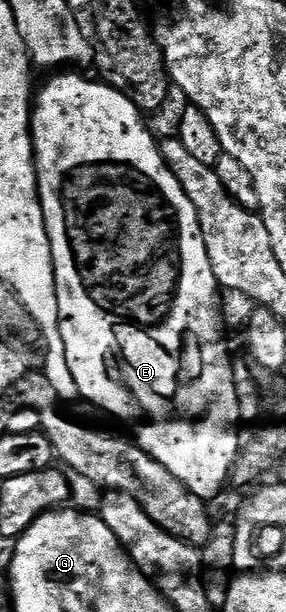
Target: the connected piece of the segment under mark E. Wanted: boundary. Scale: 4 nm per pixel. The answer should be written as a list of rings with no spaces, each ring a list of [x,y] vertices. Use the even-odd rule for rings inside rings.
[[[55,72],[50,75],[52,77],[44,84],[43,87],[38,87],[37,93],[33,98],[33,109],[31,112],[31,143],[35,149],[35,171],[37,172],[37,184],[39,185],[39,199],[41,200],[41,212],[45,216],[45,228],[49,236],[49,248],[53,252],[53,268],[55,269],[55,287],[57,288],[57,308],[59,309],[59,327],[61,328],[61,340],[65,344],[65,360],[67,361],[65,370],[70,378],[77,380],[77,388],[79,389],[79,398],[86,400],[90,405],[100,409],[104,414],[112,419],[120,418],[123,422],[128,422],[131,425],[133,441],[136,446],[139,446],[146,454],[153,456],[153,460],[157,460],[157,464],[161,464],[165,468],[169,468],[169,472],[173,472],[173,476],[177,476],[177,480],[181,480],[185,484],[185,488],[189,488],[189,492],[193,492],[198,498],[204,500],[212,500],[223,490],[223,485],[228,485],[231,477],[231,470],[235,467],[235,461],[239,455],[241,445],[241,434],[239,438],[239,427],[241,421],[239,419],[238,396],[237,388],[234,382],[233,355],[227,351],[227,346],[223,343],[223,318],[219,315],[219,294],[221,295],[221,287],[219,282],[213,276],[211,265],[209,264],[209,252],[205,248],[205,240],[201,232],[201,224],[197,220],[197,208],[193,208],[193,203],[189,201],[189,196],[185,196],[185,188],[181,188],[181,184],[177,180],[177,176],[173,176],[173,172],[165,164],[163,152],[160,143],[155,142],[153,135],[147,131],[147,126],[143,123],[144,115],[128,100],[127,95],[122,90],[114,90],[112,86],[108,86],[102,80],[94,80],[90,82],[87,78],[82,78],[82,73],[65,74],[67,72]]]

